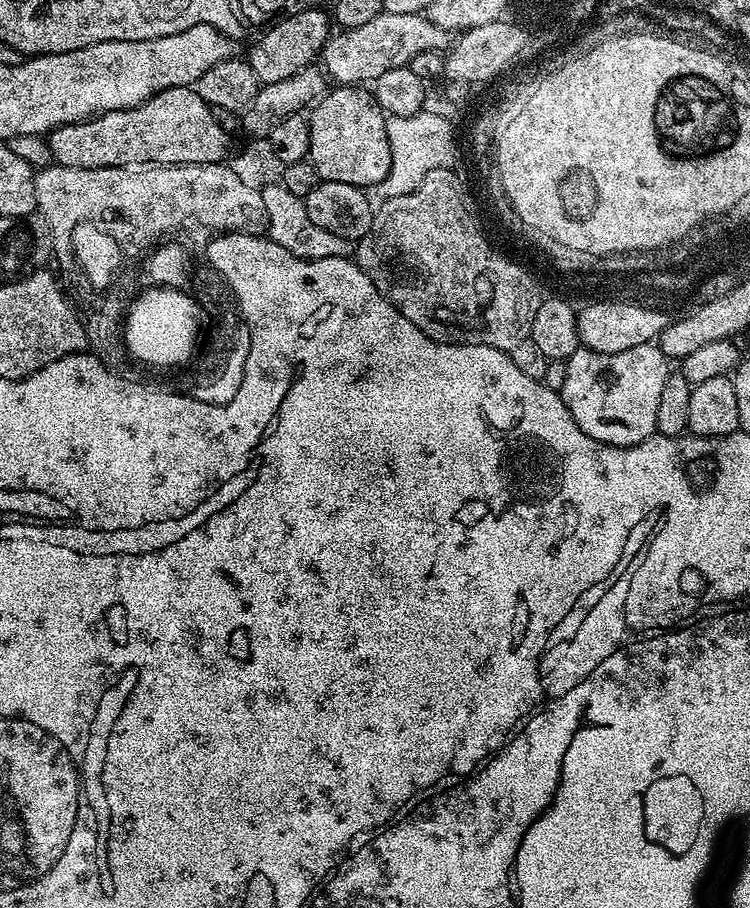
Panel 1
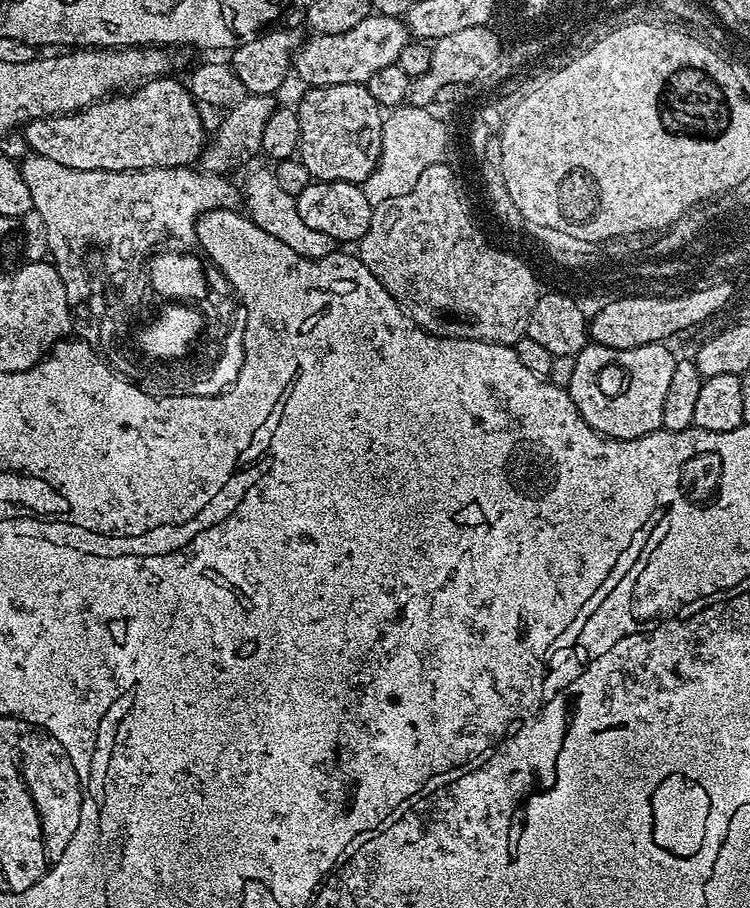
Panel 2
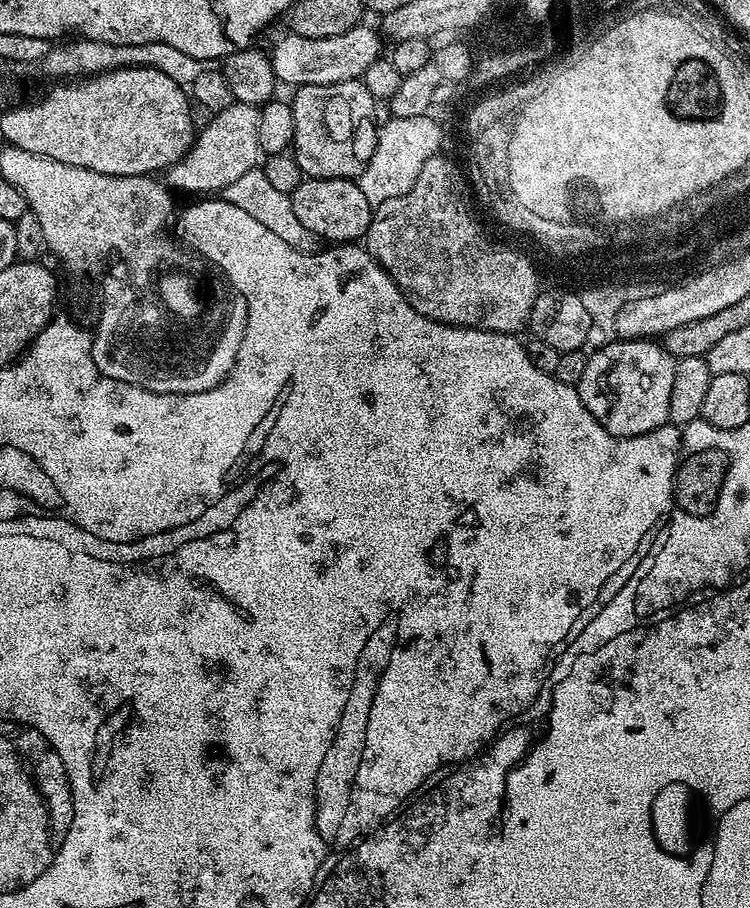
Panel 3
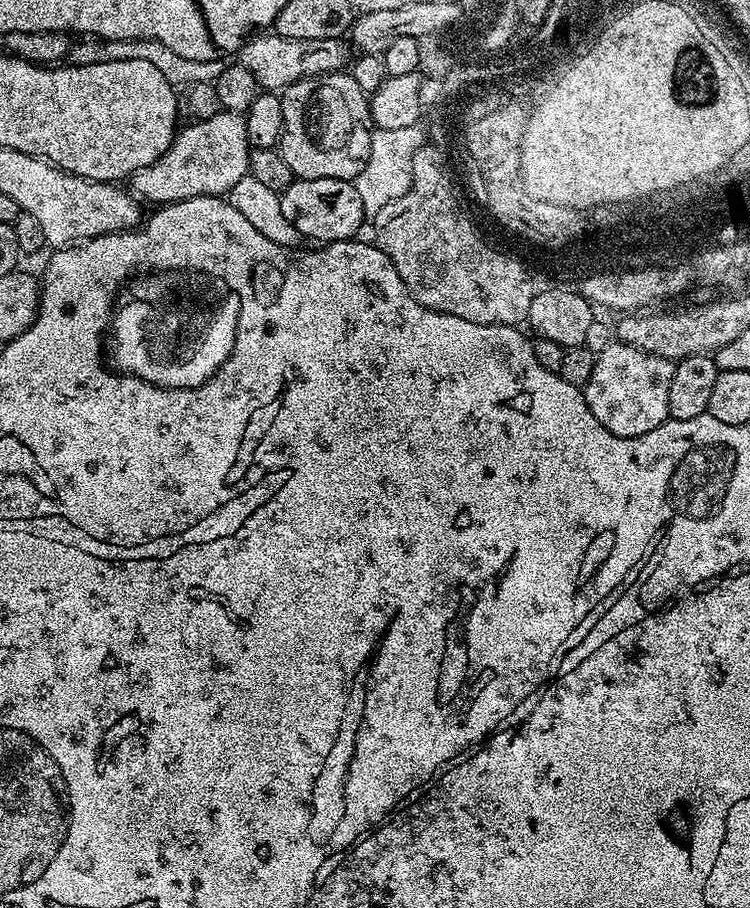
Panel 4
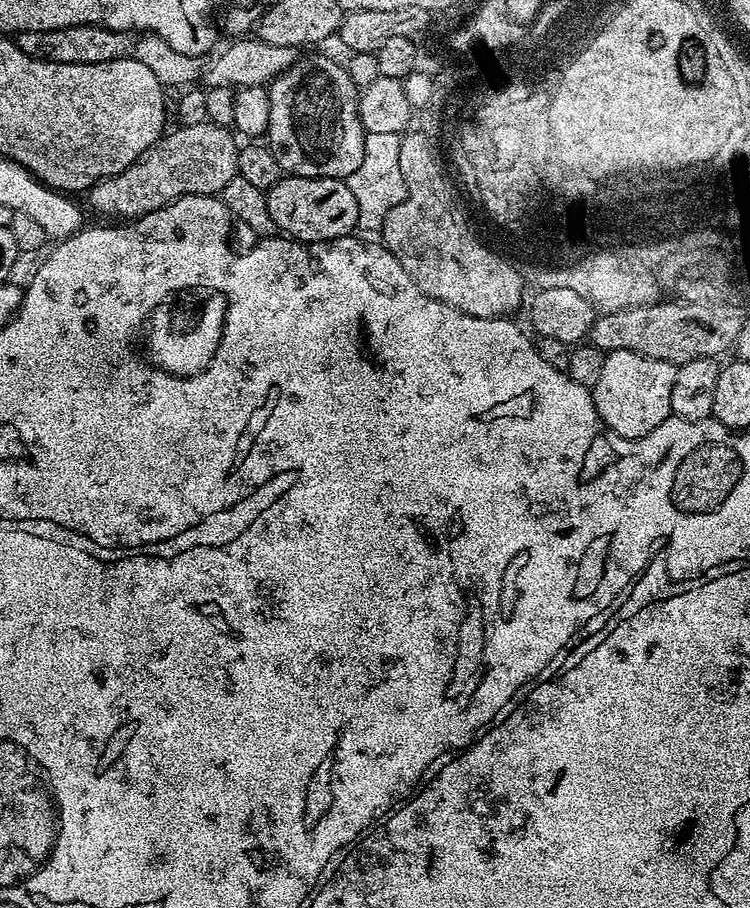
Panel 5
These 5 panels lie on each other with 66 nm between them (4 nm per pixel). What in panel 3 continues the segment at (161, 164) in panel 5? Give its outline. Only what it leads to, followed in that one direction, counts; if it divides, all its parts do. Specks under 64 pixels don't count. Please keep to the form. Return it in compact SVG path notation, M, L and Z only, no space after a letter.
M235 102L219 109L204 129L195 133L192 151L167 169L166 180L177 193L220 194L230 182L242 178L246 170L261 163L262 153L258 146L258 120L260 108L254 104Z

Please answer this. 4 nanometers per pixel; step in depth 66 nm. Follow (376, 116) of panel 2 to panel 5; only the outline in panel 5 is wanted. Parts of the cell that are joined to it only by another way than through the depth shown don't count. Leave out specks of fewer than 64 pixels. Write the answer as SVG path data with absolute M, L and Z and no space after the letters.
M328 56L297 59L267 90L270 122L266 143L285 173L343 180L362 166L366 133L360 121L360 98L343 63L335 64Z

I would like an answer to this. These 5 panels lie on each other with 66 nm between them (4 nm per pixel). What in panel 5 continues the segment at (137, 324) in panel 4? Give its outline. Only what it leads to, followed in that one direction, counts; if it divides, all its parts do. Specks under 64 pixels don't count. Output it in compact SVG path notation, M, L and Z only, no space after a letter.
M223 292L204 294L204 300L190 300L188 308L178 308L171 298L153 310L146 324L148 352L146 356L157 368L175 376L198 374L214 358L224 336L224 319L228 313L228 299Z

